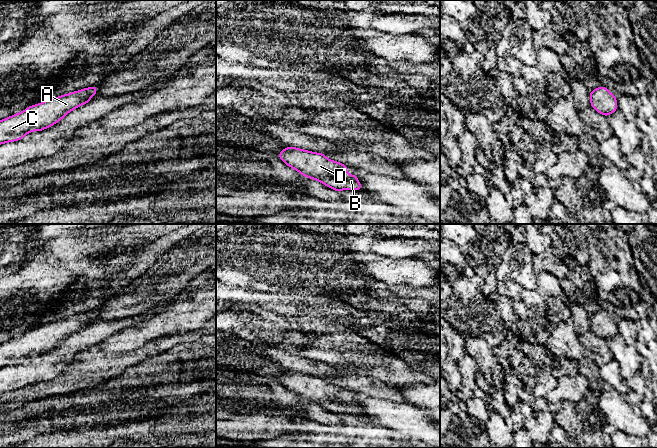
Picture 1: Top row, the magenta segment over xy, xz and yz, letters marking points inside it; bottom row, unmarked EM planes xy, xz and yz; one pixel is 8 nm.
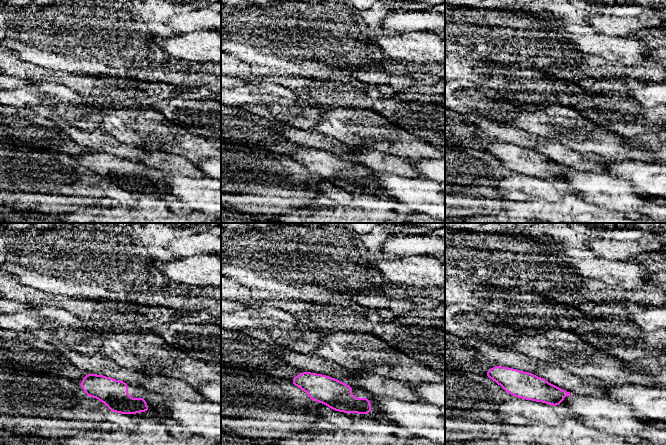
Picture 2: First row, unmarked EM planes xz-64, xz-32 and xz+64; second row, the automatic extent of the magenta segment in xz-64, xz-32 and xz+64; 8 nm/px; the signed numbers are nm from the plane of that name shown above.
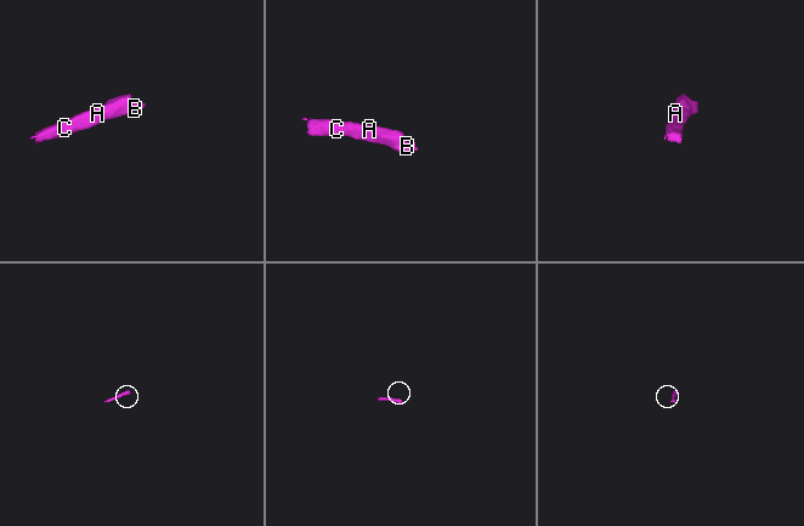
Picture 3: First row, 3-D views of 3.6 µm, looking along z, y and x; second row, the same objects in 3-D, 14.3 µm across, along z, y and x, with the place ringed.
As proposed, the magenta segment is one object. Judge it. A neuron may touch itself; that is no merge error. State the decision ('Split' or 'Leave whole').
Leave whole

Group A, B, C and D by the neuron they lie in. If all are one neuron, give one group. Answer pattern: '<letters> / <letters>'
A B C D

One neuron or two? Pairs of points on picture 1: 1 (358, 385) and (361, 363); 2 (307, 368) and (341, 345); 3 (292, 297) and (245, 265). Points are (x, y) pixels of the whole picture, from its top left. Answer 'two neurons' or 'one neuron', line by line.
1: two neurons
2: two neurons
3: one neuron

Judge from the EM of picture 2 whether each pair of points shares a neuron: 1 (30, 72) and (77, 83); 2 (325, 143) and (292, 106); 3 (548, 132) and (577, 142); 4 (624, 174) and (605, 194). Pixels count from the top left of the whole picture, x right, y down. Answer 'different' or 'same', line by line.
1: same
2: different
3: same
4: different

